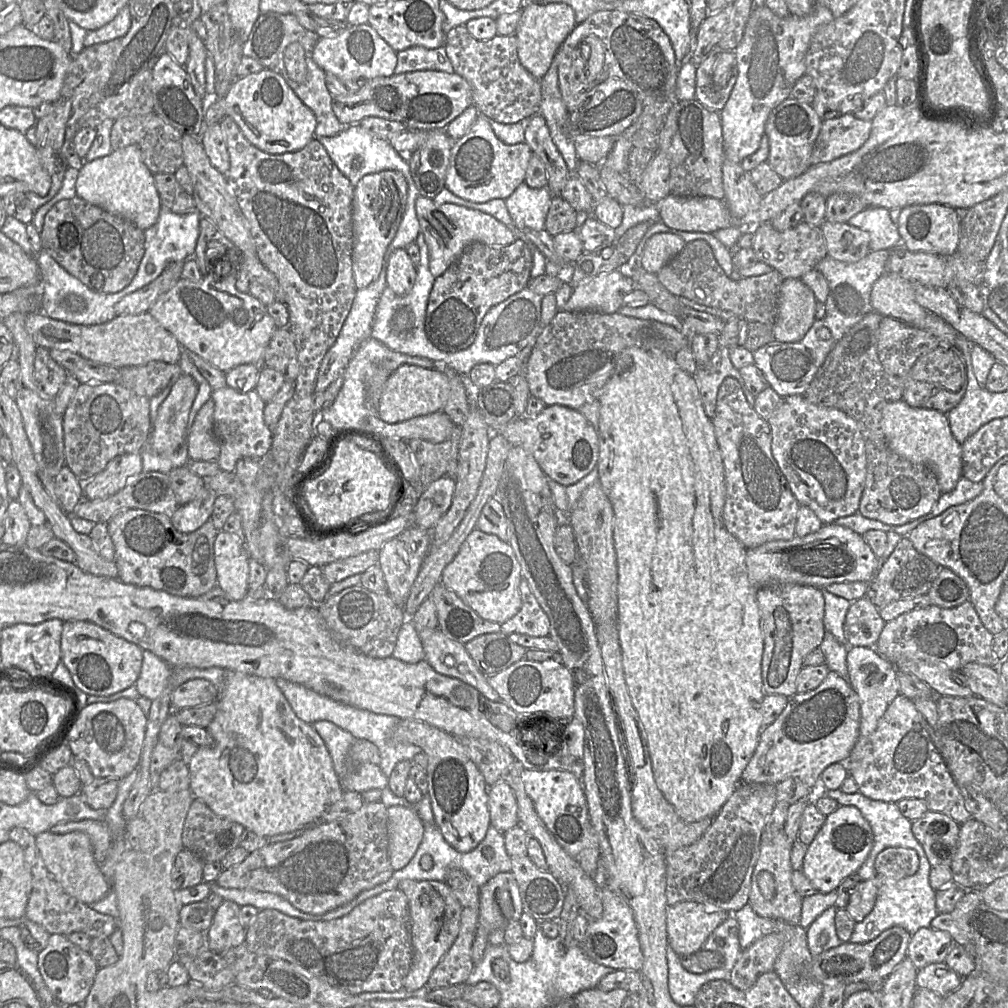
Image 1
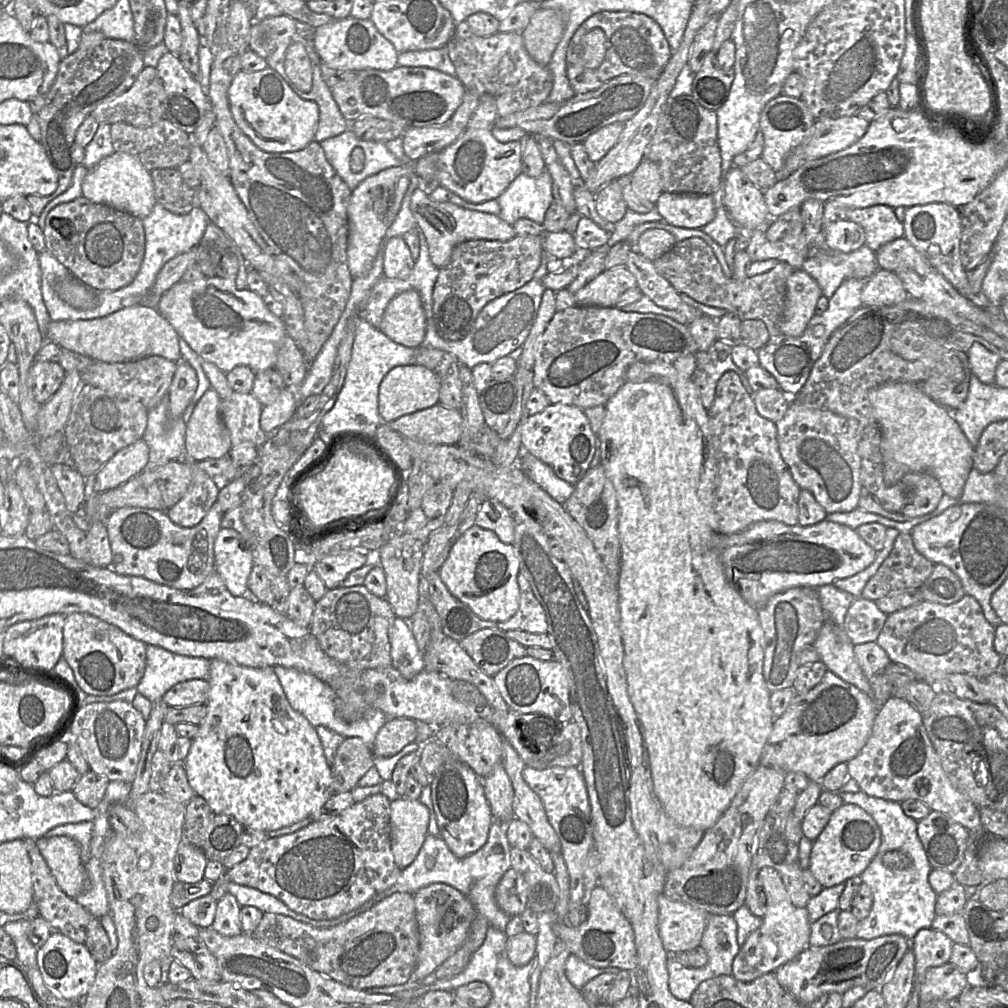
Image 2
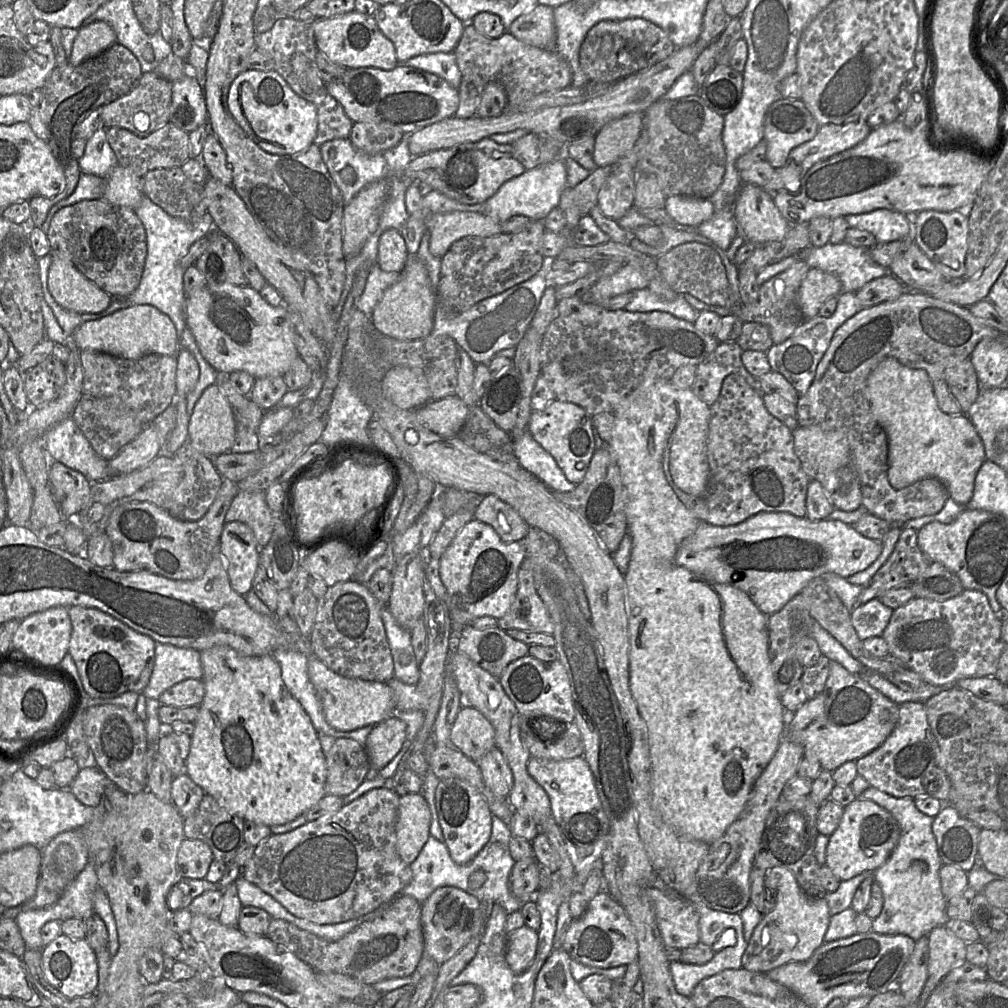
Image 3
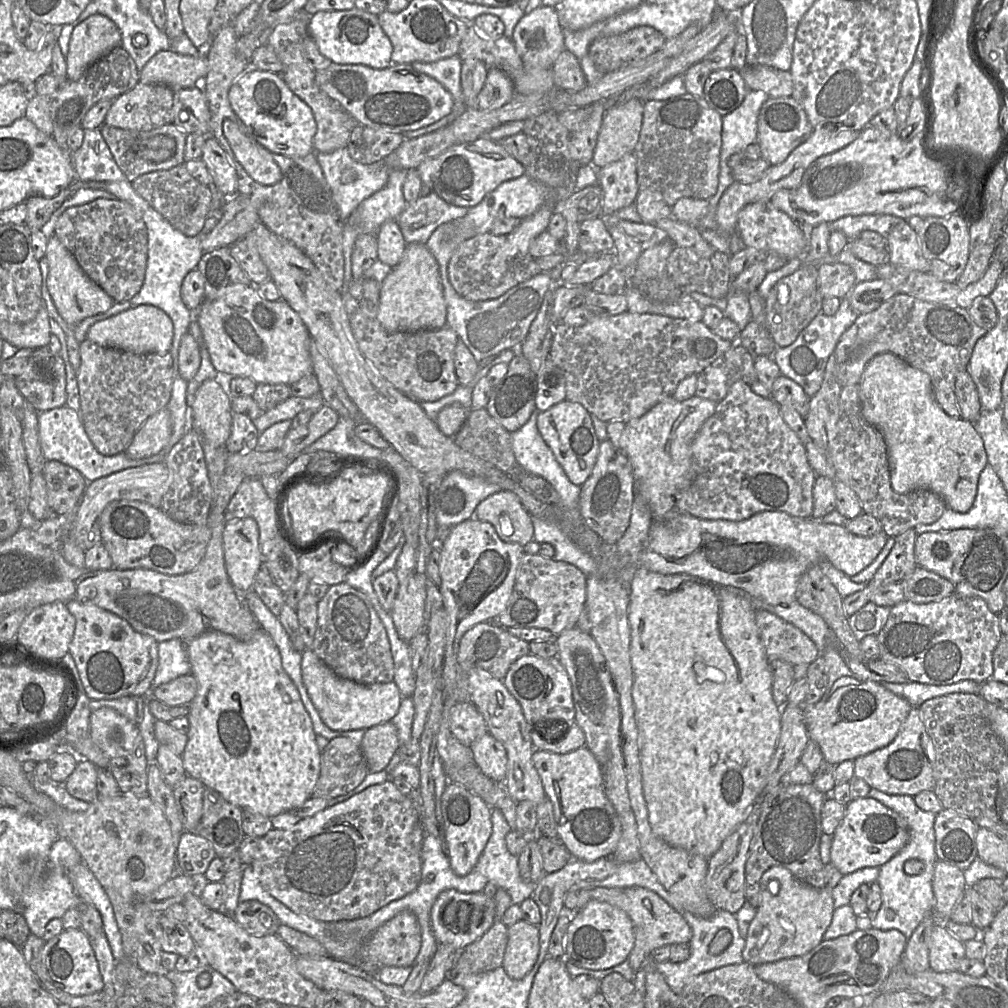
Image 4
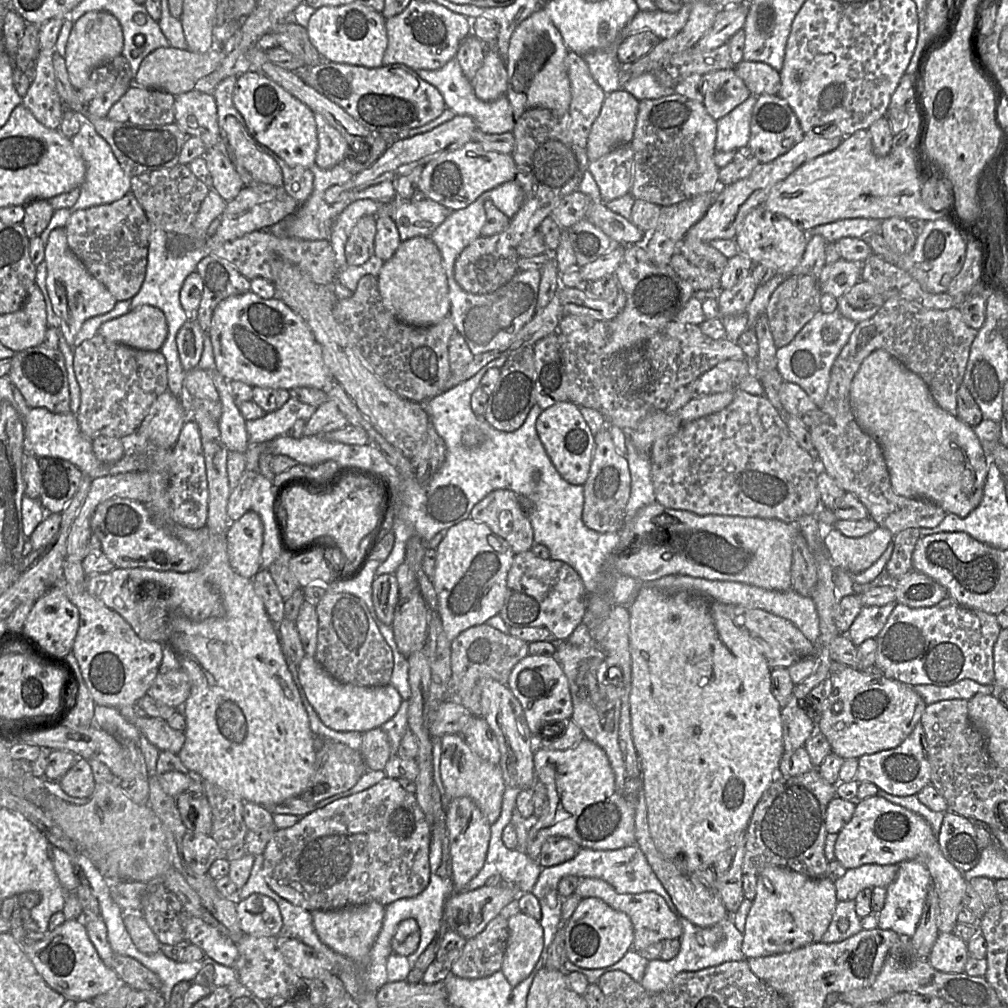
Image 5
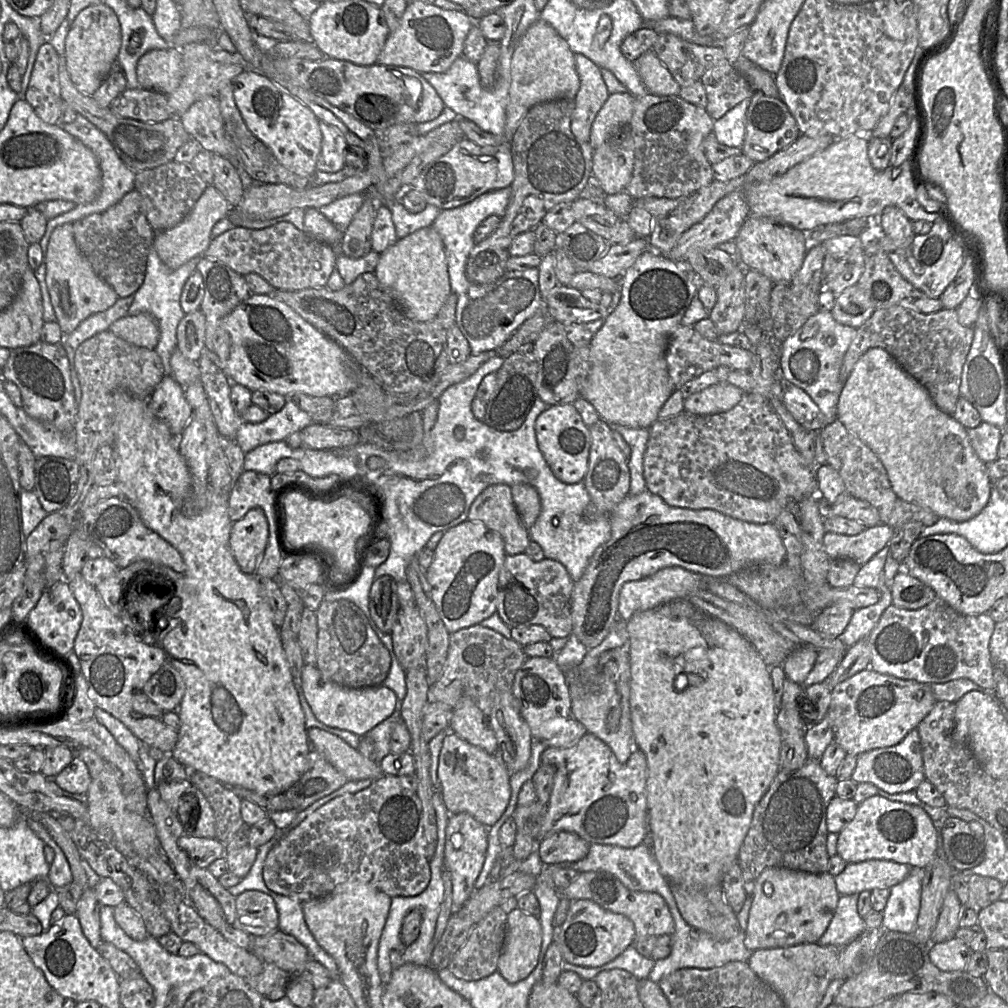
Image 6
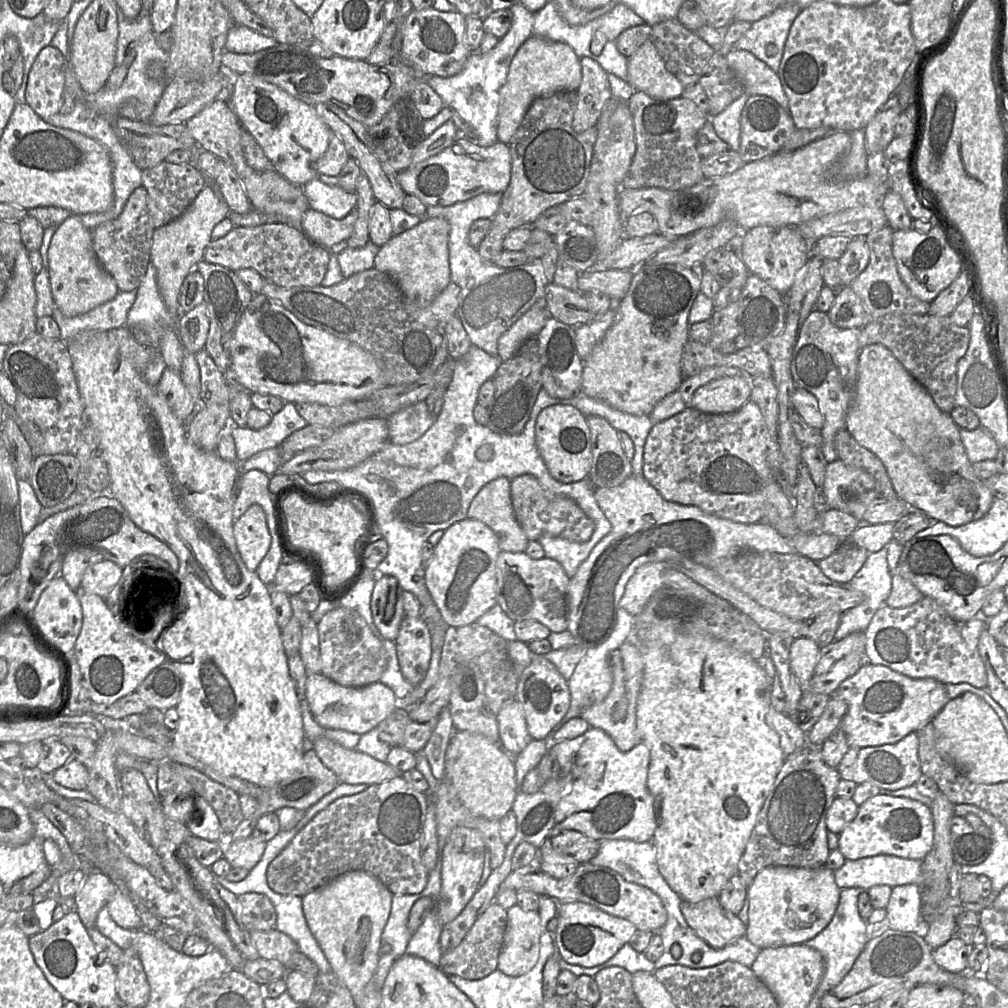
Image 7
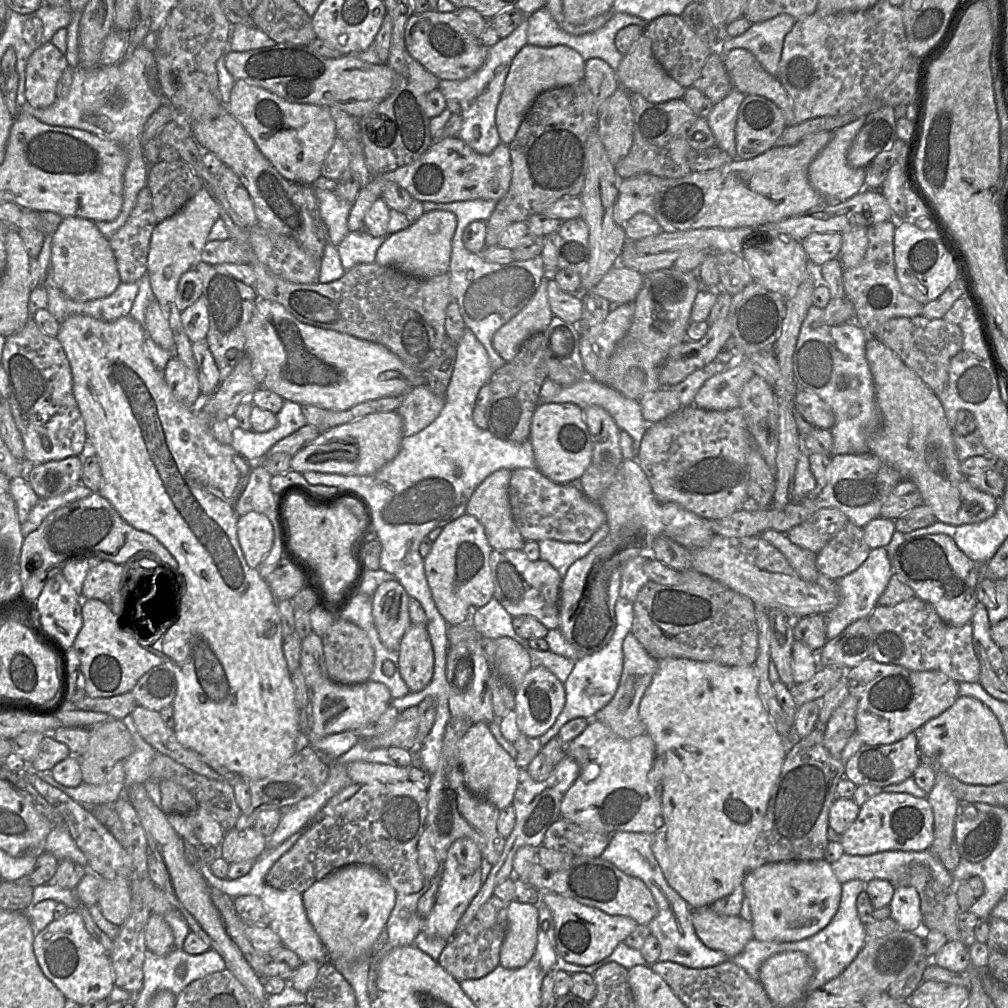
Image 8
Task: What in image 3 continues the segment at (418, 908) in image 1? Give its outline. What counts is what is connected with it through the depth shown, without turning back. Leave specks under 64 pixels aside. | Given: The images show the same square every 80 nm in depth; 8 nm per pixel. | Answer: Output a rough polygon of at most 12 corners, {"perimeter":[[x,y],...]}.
{"perimeter":[[451,886],[421,904],[424,953],[439,966],[475,935],[484,905]]}

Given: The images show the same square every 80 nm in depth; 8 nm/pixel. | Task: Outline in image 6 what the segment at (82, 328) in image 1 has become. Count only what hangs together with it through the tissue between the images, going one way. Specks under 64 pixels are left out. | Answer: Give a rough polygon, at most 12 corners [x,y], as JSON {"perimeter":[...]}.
{"perimeter":[[147,312],[125,316],[108,328],[149,350],[159,341],[156,319]]}

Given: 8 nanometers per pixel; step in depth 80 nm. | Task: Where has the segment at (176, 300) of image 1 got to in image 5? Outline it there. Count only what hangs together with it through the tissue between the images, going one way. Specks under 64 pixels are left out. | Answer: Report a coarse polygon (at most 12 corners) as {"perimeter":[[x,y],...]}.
{"perimeter":[[251,290],[222,300],[215,367],[252,387],[323,390],[305,321]]}

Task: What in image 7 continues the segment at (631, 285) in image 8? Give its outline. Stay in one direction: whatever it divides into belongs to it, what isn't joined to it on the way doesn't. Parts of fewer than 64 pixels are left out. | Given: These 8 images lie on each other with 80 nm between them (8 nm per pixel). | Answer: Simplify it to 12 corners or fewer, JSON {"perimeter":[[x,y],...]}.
{"perimeter":[[592,269],[581,273],[579,292],[598,290],[622,299],[634,270]]}

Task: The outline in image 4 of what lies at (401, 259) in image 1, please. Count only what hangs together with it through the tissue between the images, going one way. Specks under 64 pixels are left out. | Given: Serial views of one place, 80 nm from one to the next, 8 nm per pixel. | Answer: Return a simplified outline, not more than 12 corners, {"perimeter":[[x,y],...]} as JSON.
{"perimeter":[[396,220],[376,233],[377,260],[394,268],[406,242]]}

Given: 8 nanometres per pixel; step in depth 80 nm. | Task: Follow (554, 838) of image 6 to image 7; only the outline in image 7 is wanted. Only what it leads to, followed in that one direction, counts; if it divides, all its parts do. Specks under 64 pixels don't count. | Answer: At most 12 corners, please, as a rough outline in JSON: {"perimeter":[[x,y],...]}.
{"perimeter":[[554,826],[540,846],[549,862],[585,863],[600,842]]}

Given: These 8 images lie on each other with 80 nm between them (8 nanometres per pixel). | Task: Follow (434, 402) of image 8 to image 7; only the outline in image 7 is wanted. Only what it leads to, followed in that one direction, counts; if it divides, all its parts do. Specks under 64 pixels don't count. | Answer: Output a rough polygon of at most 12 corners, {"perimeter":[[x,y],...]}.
{"perimeter":[[425,401],[388,421],[389,443],[406,445],[435,422]]}

